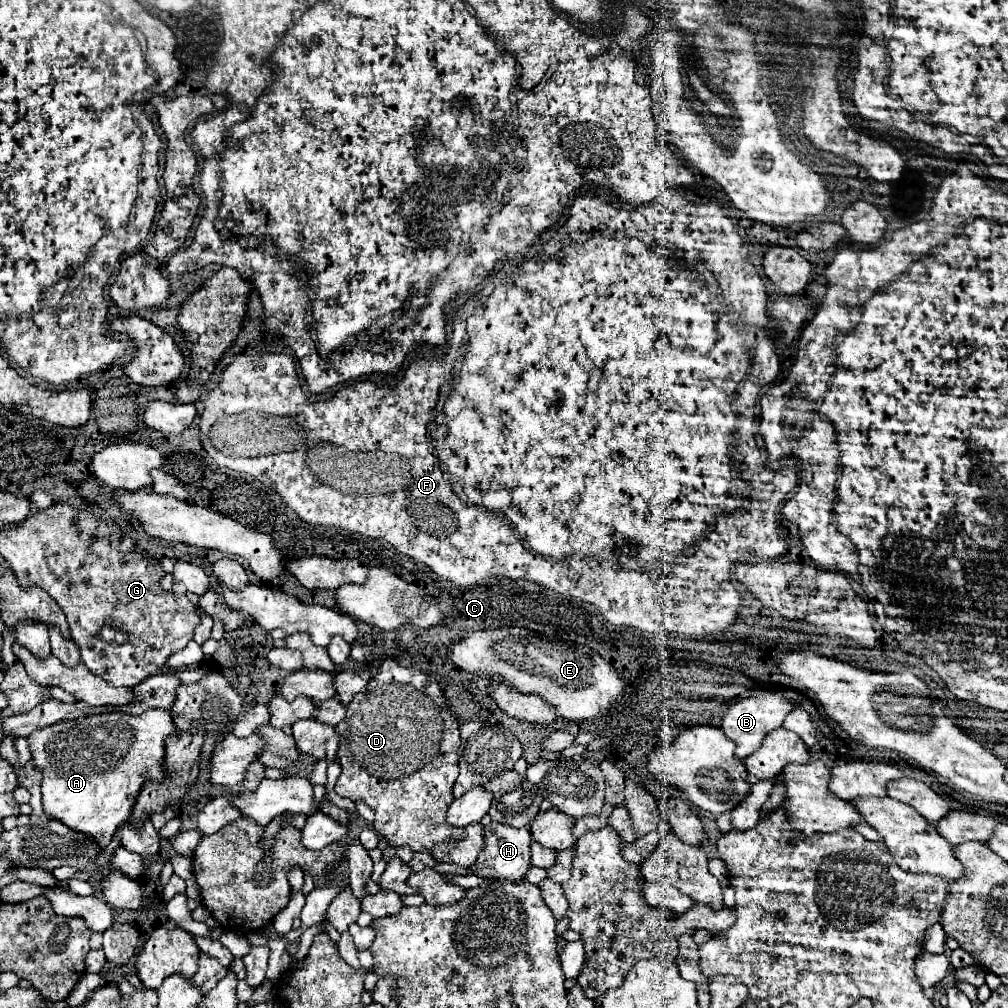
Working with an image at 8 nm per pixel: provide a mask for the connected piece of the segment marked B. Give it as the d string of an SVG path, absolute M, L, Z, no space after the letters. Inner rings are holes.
M765 692L761 696L753 696L753 698L745 698L745 700L739 700L735 702L725 714L723 714L723 720L721 720L721 730L725 732L725 736L729 740L733 740L737 744L735 748L735 754L739 758L747 758L751 752L755 752L755 748L759 748L759 744L763 742L763 736L769 732L769 730L775 730L775 728L781 728L783 720L787 718L787 712L791 712L793 704L785 698L779 698L779 696L773 696L773 692Z

